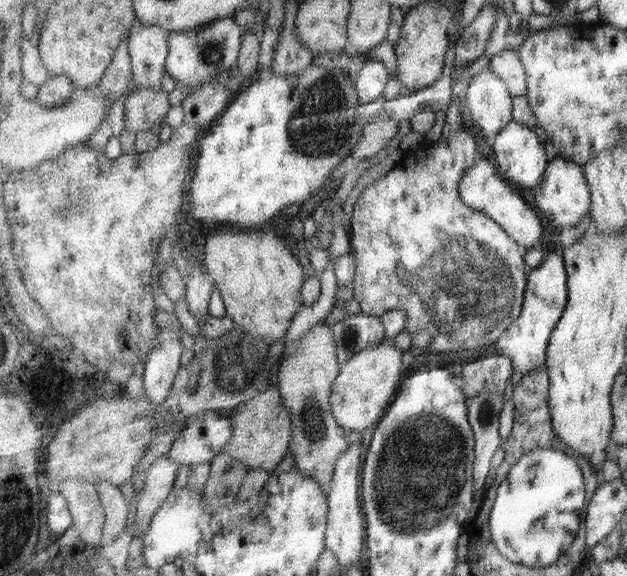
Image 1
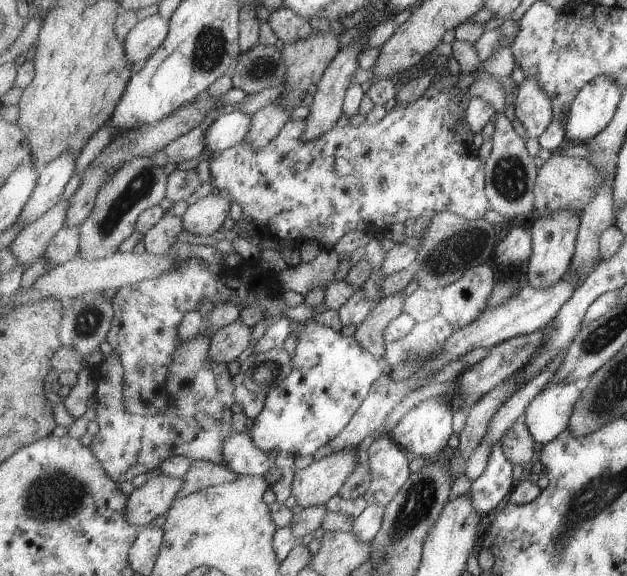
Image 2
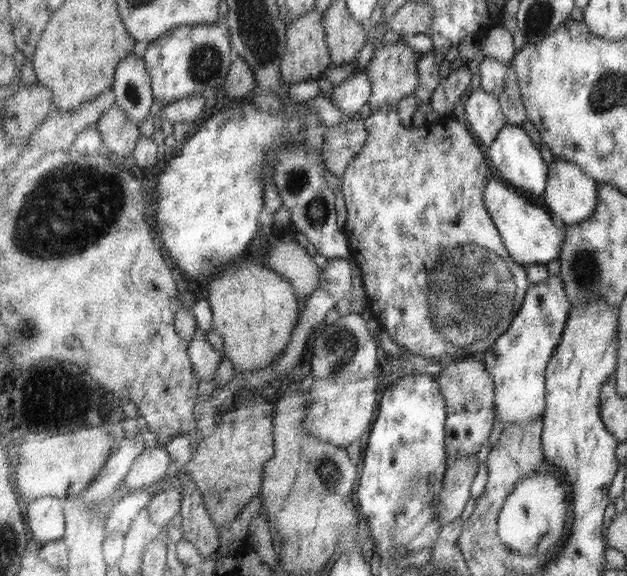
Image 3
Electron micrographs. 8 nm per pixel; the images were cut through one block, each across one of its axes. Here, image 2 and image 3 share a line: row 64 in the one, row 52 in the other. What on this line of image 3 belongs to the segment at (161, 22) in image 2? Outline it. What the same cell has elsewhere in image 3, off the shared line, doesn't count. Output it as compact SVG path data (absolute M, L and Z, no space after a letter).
M147 41L135 45L134 52L119 64L112 86L116 104L132 118L133 124L139 125L151 114L151 104L155 102L151 75L143 59L149 45Z

